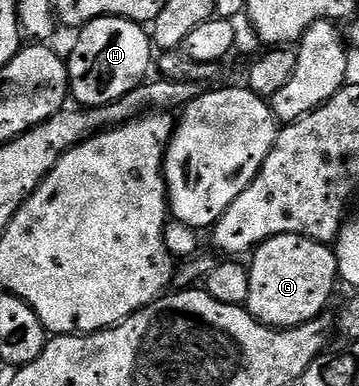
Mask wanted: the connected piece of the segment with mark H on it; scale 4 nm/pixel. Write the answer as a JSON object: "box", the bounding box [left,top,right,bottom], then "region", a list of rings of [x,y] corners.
{"box":[67,17,155,107],"region":[[[103,17],[91,21],[86,27],[76,32],[77,40],[73,43],[73,52],[67,55],[69,68],[69,93],[72,102],[87,107],[106,107],[108,103],[118,103],[124,95],[131,93],[146,82],[145,75],[155,63],[155,48],[151,42],[151,35],[140,23],[133,23],[129,19],[119,17]]]}

